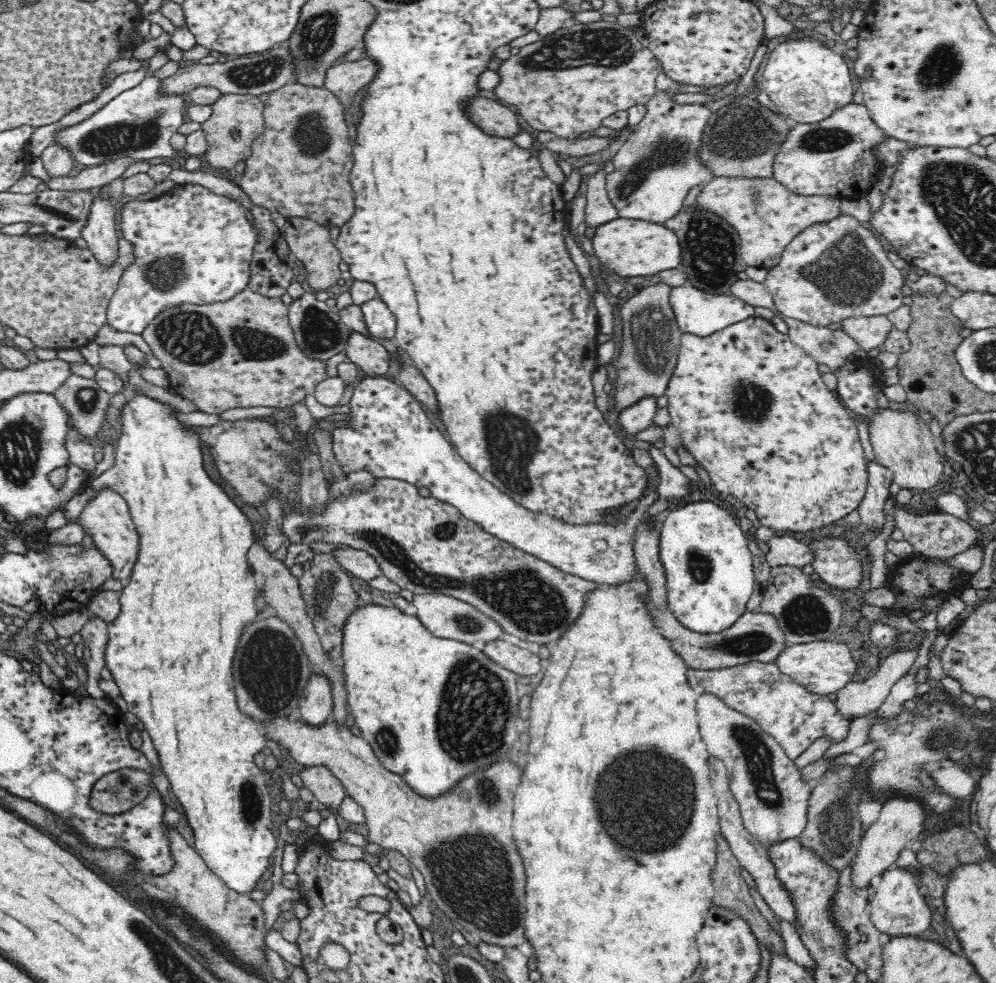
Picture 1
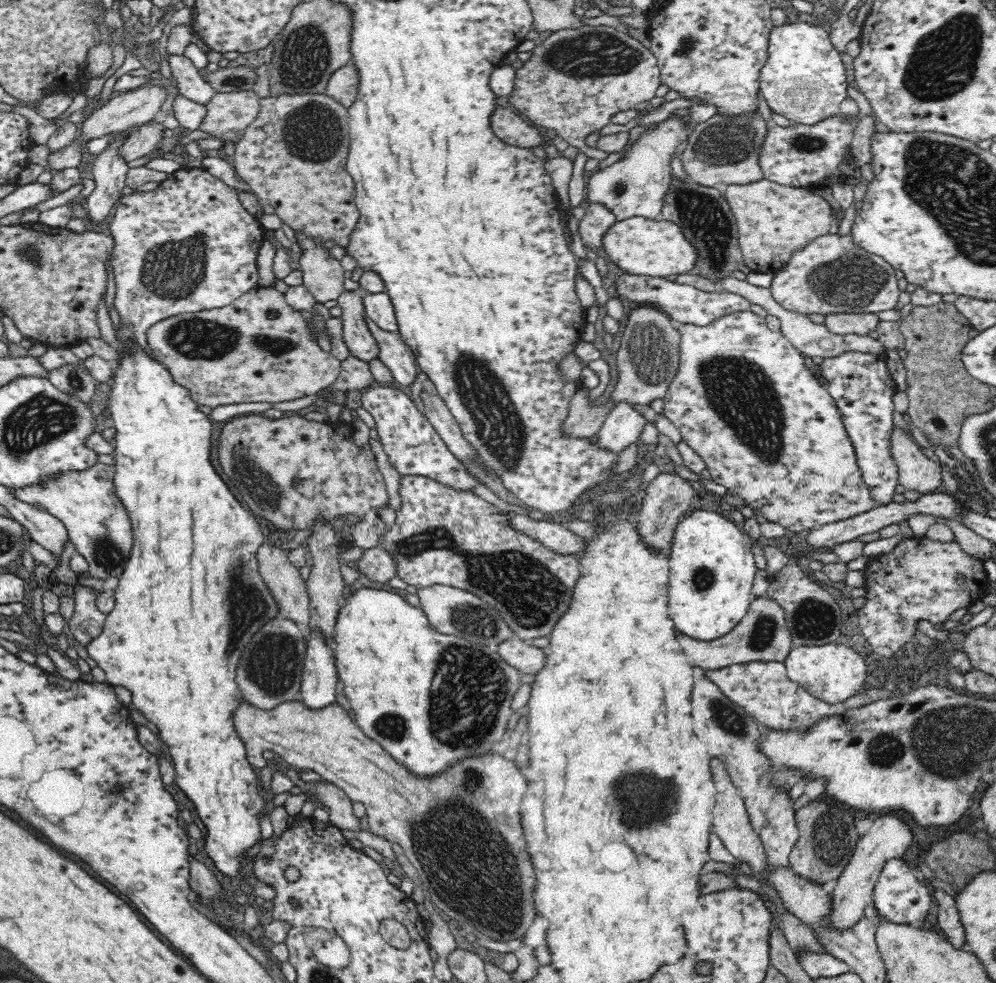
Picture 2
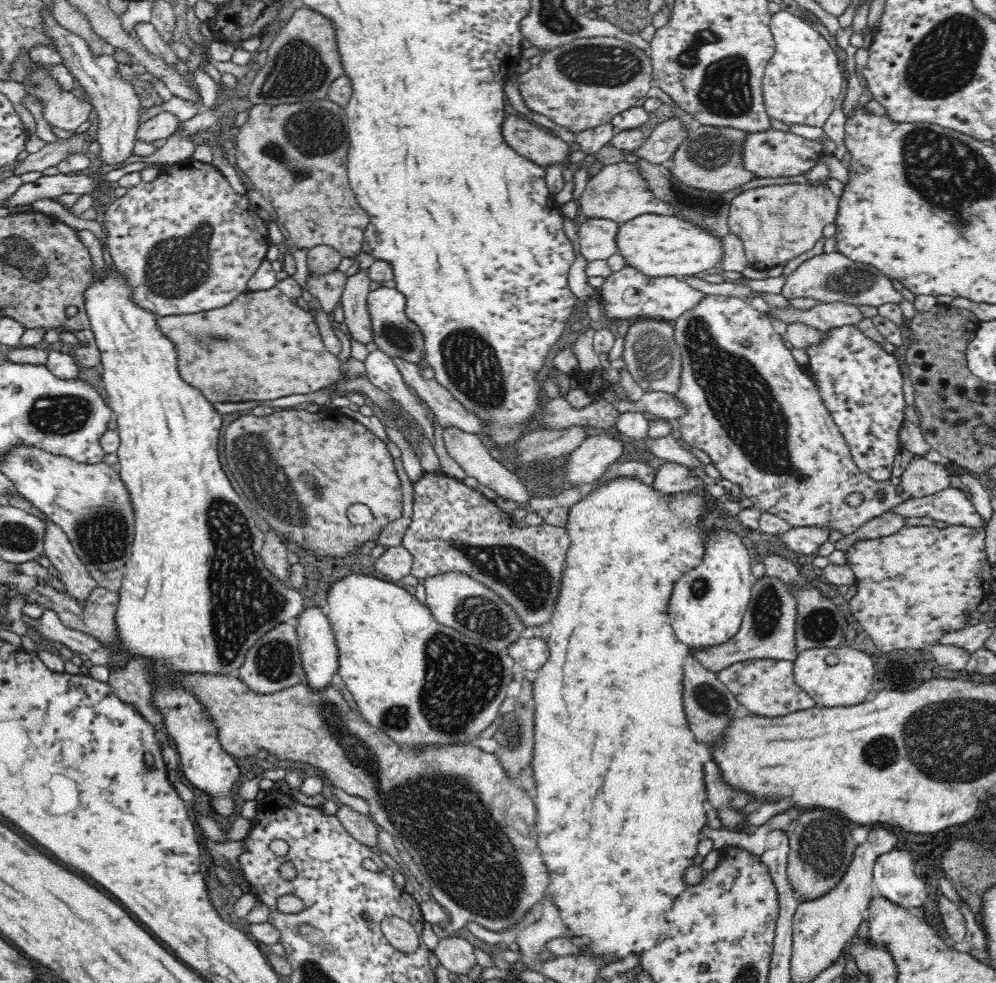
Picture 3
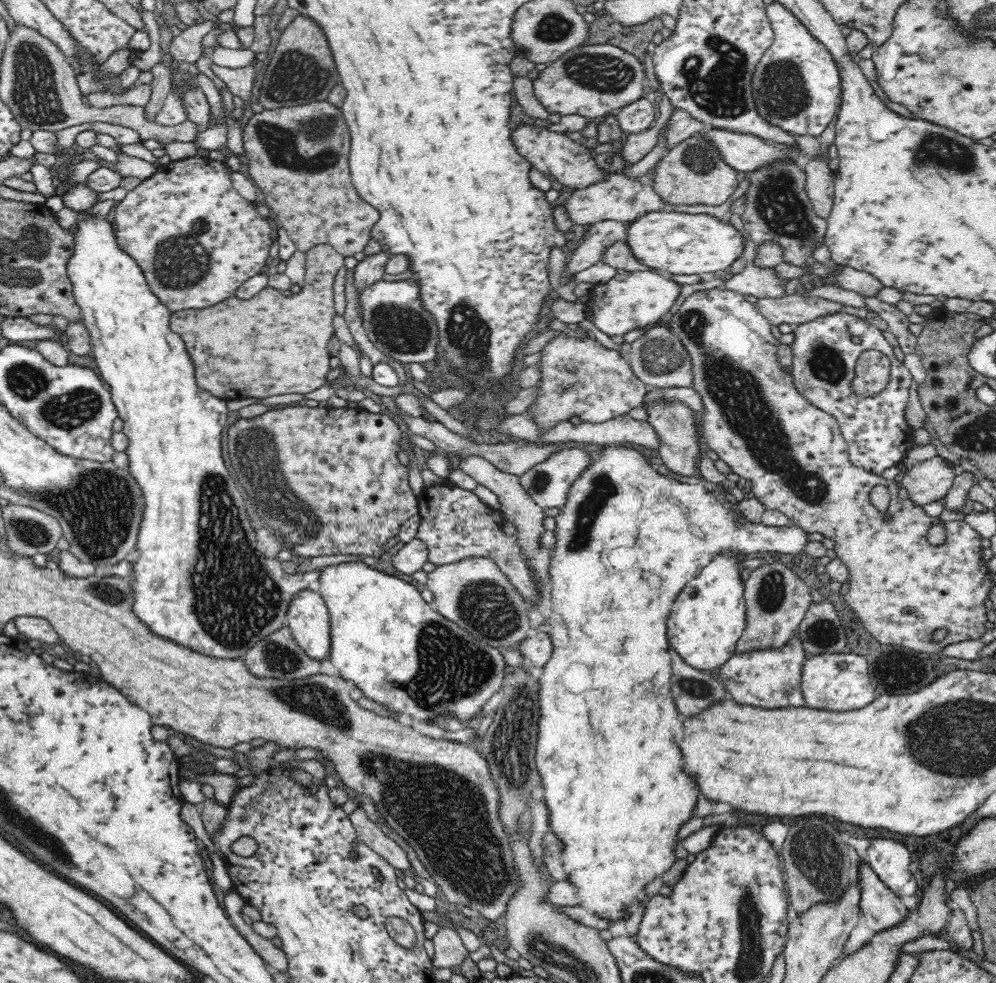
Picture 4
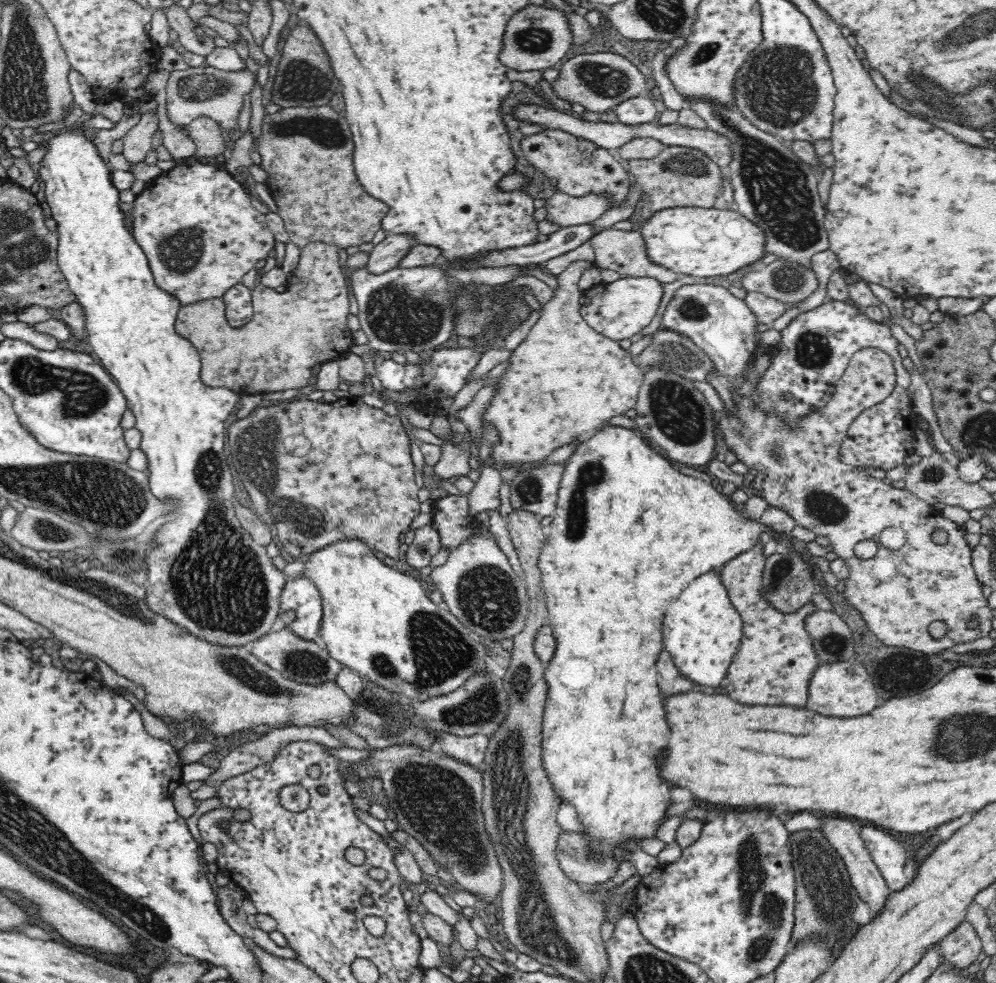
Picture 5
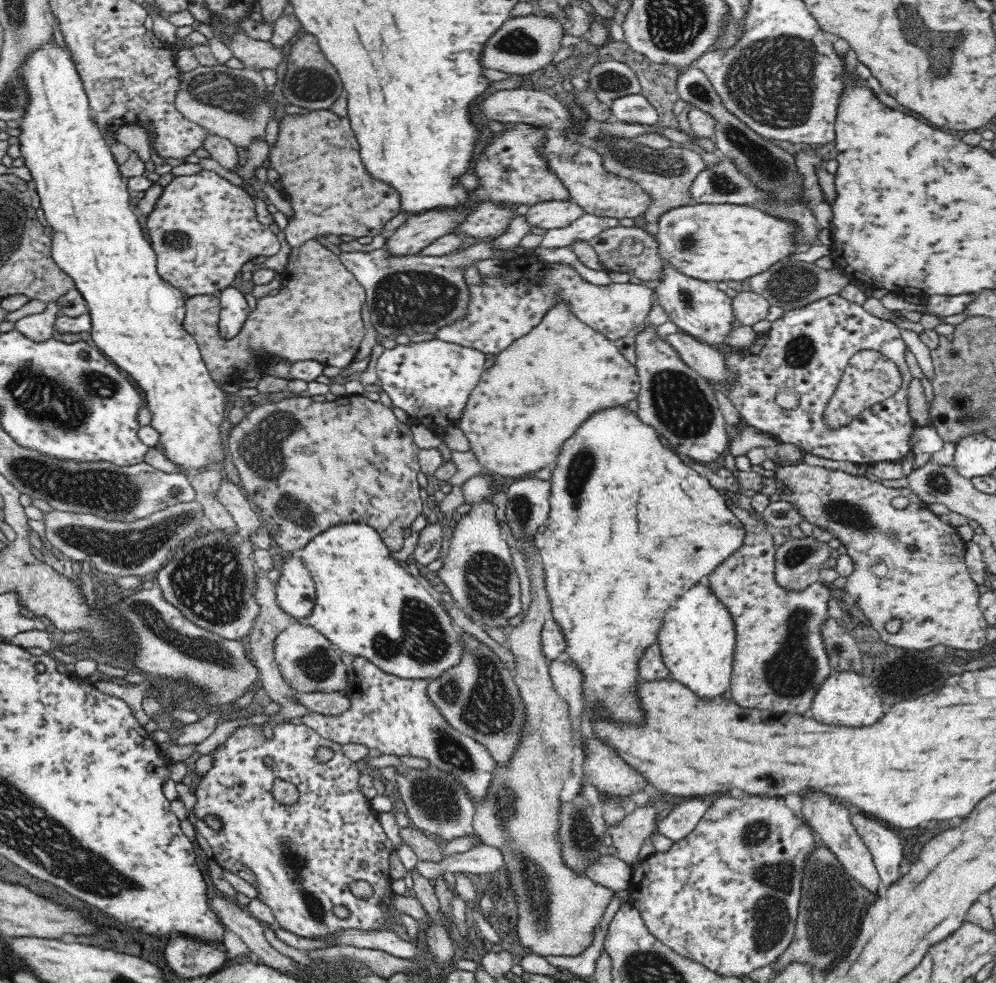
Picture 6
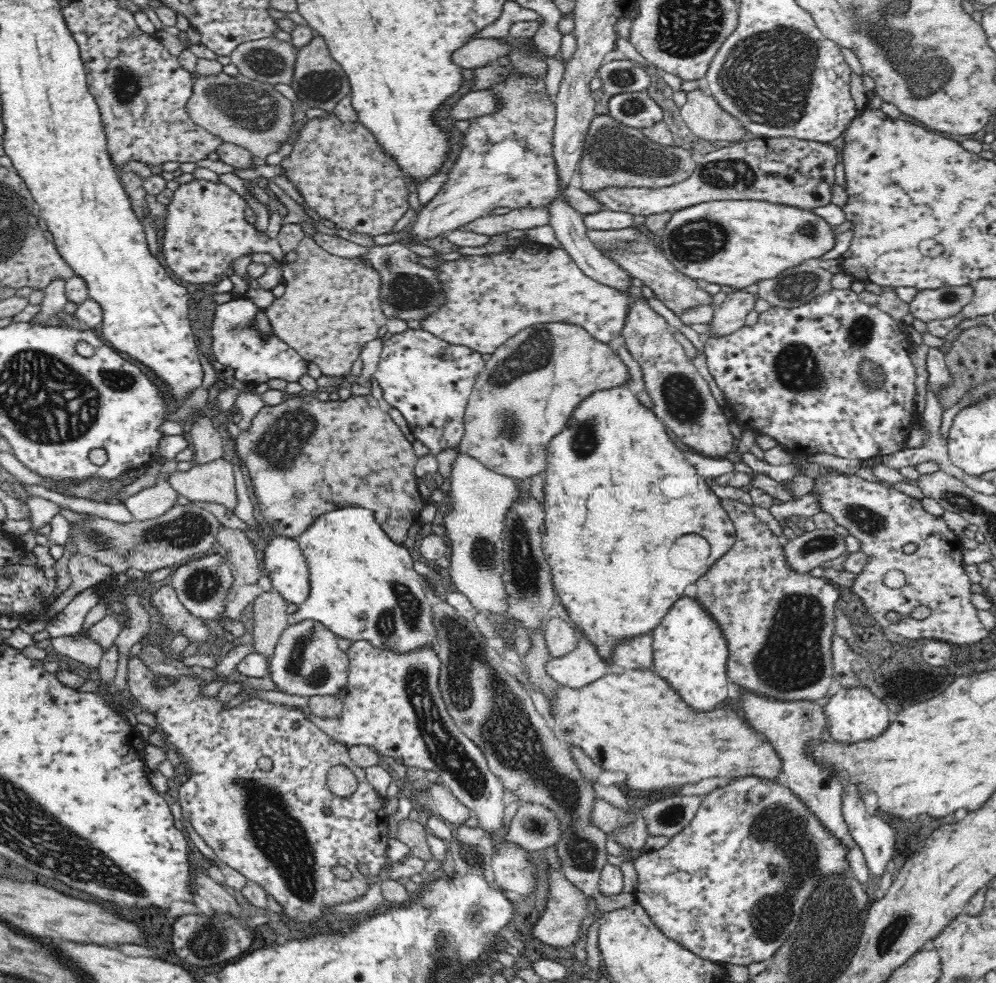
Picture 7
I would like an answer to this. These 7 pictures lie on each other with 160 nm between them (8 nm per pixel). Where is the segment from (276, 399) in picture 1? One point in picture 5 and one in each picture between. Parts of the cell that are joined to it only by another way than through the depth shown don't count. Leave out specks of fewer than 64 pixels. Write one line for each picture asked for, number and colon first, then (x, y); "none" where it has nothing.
2: (259, 348)
3: (261, 346)
4: (272, 344)
5: (307, 324)

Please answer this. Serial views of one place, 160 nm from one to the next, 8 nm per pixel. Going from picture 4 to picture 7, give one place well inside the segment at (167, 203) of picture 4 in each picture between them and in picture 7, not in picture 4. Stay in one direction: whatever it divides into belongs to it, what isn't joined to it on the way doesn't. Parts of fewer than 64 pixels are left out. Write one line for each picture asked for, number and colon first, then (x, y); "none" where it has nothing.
5: (197, 226)
6: (204, 229)
7: (206, 228)

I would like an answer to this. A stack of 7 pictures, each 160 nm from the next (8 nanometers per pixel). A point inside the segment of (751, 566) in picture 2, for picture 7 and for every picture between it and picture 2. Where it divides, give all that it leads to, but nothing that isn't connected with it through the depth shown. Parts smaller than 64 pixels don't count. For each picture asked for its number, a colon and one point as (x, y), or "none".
3: (707, 605)
4: (708, 620)
5: (703, 631)
6: (697, 642)
7: (690, 653)

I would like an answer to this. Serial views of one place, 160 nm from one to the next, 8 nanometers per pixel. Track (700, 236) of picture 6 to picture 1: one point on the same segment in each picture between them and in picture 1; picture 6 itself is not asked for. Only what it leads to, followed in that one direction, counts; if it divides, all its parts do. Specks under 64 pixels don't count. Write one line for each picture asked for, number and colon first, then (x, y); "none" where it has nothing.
1: (630, 247)
2: (647, 247)
3: (657, 245)
4: (673, 242)
5: (705, 242)

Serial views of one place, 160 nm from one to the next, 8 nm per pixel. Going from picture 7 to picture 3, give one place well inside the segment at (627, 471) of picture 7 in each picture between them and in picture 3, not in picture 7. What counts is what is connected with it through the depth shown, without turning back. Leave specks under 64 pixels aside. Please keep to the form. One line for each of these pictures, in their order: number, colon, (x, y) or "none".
3: (620, 791)
4: (628, 539)
5: (630, 532)
6: (614, 485)

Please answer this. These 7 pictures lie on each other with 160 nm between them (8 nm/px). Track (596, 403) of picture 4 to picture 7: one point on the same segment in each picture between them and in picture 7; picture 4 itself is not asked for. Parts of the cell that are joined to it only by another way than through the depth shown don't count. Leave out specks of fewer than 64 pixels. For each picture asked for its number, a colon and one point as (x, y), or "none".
5: (564, 381)
6: (537, 392)
7: (523, 397)

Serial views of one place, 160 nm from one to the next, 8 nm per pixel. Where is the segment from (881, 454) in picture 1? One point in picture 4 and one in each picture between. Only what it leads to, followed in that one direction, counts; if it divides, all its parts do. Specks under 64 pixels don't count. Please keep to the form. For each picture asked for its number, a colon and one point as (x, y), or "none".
2: (917, 472)
3: (921, 478)
4: (929, 480)

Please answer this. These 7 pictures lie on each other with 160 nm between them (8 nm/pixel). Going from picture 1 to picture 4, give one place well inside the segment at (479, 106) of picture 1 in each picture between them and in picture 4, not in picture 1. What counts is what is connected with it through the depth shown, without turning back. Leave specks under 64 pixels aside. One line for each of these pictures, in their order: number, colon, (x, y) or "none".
2: (508, 126)
3: (542, 147)
4: (572, 164)

